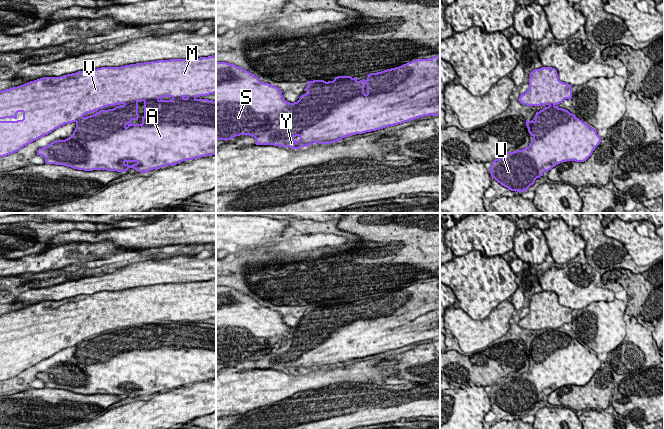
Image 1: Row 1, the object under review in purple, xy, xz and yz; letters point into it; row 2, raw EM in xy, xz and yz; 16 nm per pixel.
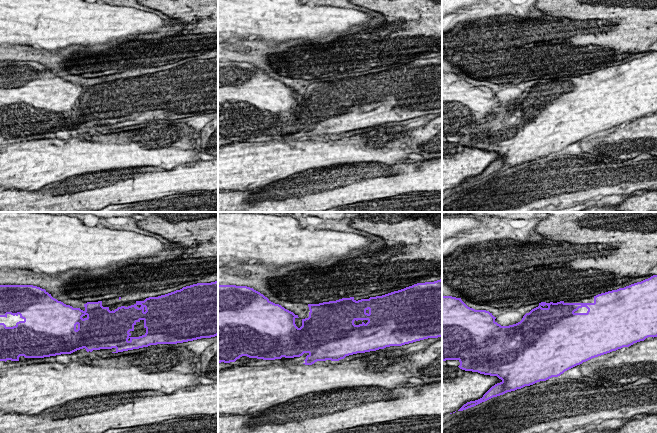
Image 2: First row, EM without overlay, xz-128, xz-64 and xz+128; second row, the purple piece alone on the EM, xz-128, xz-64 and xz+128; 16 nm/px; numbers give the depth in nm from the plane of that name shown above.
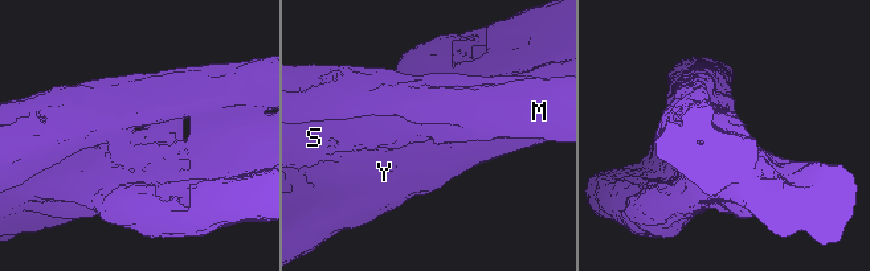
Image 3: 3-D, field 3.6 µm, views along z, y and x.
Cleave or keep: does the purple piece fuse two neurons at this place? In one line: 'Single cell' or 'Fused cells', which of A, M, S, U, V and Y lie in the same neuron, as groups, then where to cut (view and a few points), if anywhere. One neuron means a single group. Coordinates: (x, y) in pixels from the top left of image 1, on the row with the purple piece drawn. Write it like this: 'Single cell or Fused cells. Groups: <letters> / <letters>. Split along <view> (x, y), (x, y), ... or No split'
Fused cells. Groups: A U Y / M S V. Split along xz (290, 103), (292, 112), (275, 121), (302, 128), (279, 146)

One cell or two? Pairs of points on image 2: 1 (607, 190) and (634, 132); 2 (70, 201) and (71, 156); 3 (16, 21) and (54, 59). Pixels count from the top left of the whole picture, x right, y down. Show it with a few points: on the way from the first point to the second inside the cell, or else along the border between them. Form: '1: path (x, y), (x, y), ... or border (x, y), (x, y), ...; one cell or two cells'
1: border (644, 154), (638, 154), (625, 160), (605, 158); two cells
2: border (94, 171), (72, 175), (48, 183); two cells
3: border (67, 46), (54, 50), (44, 49); two cells

